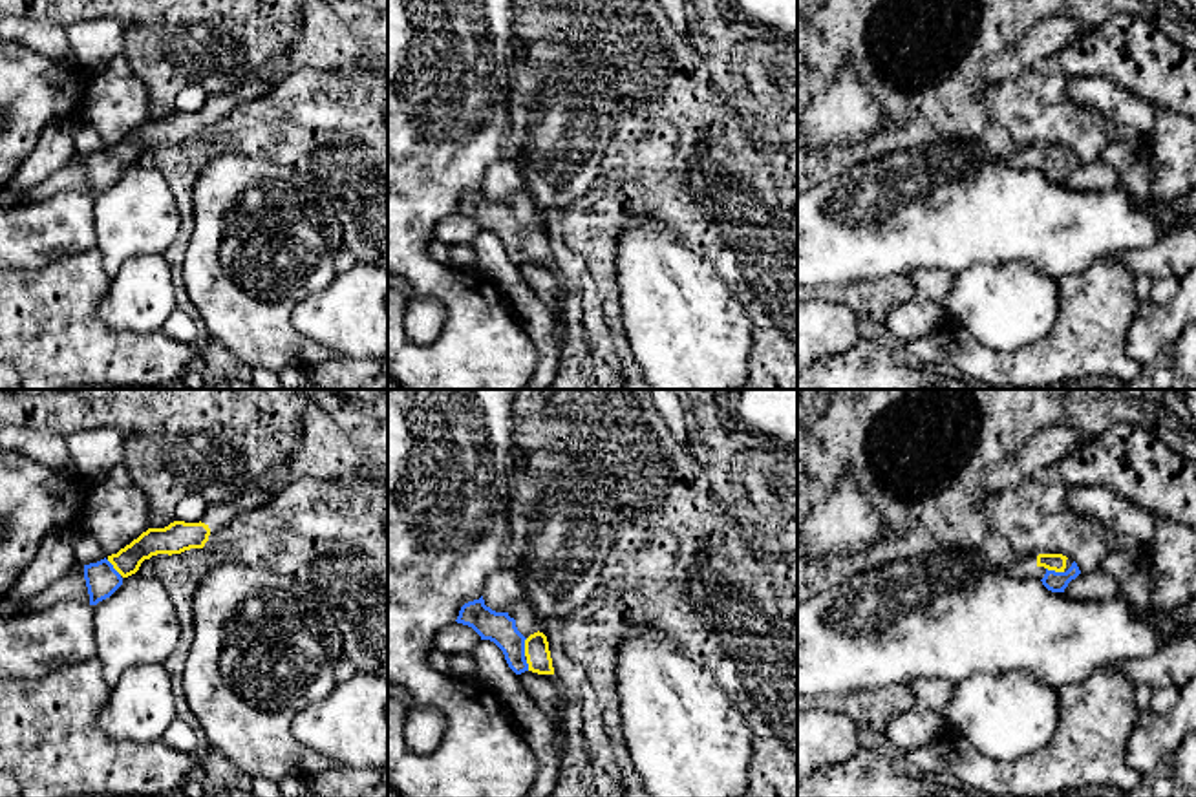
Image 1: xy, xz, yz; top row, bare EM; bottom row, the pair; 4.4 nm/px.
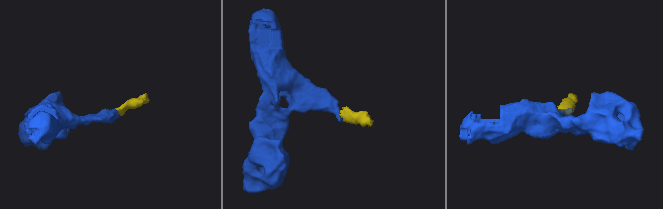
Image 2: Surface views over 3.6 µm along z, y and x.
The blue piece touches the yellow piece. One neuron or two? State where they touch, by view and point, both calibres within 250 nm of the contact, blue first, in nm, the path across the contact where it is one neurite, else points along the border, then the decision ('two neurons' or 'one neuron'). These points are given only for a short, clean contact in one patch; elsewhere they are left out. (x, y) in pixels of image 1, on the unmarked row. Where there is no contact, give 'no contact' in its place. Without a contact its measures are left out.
meets blue in xz at (523, 238); 140 nm thick on the blue side, 110 nm on the other; runs through xz (498, 218), (523, 238), (536, 238); one neuron

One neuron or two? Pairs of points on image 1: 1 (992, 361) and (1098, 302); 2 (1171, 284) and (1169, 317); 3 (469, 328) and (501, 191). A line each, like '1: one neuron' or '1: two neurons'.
1: one neuron
2: two neurons
3: two neurons

